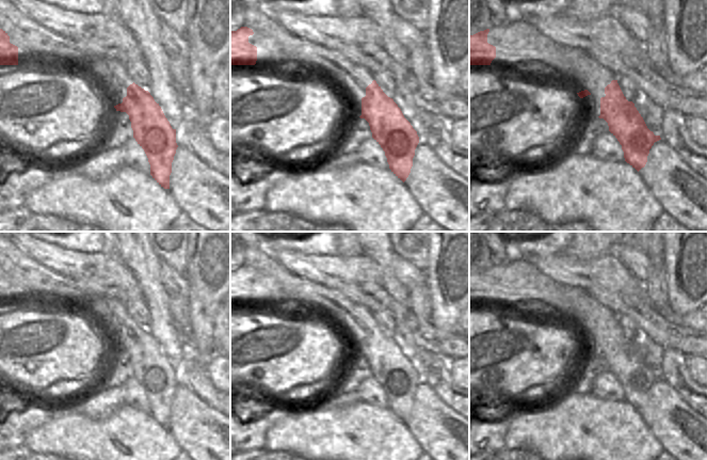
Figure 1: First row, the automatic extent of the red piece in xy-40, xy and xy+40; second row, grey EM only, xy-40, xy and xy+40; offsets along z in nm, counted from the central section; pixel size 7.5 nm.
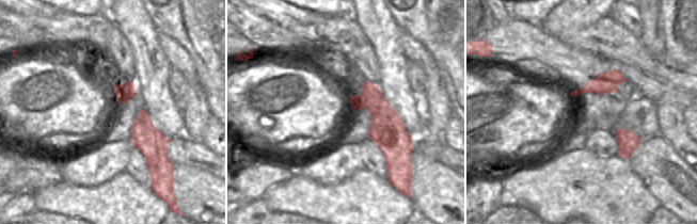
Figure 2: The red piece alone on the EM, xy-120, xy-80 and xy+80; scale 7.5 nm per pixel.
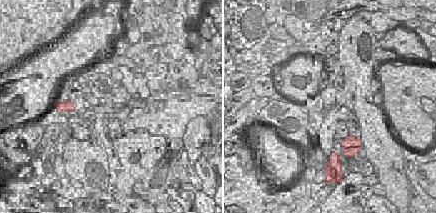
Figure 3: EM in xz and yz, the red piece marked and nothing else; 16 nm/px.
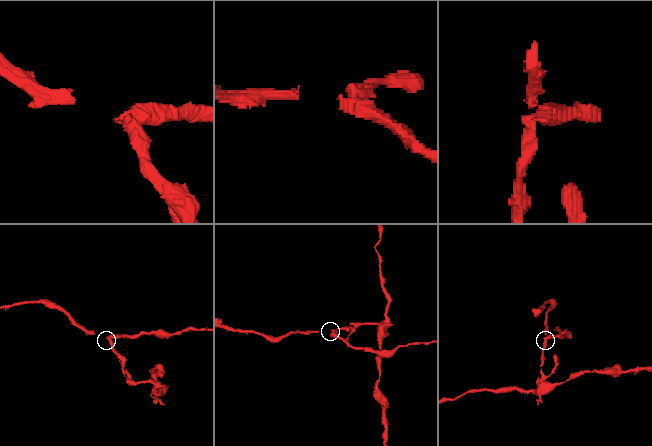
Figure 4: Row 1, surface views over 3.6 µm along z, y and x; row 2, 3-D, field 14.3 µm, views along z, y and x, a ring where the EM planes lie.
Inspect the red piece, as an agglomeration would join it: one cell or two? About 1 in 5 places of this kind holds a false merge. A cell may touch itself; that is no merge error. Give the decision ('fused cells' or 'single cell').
fused cells

